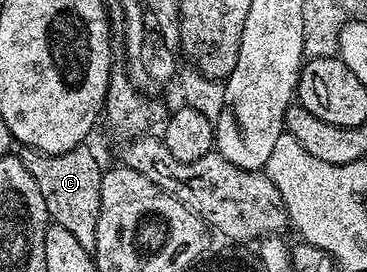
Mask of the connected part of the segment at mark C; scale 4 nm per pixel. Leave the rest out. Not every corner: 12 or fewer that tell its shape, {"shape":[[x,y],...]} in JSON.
{"shape":[[22,147],[51,220],[93,248],[104,167]]}

